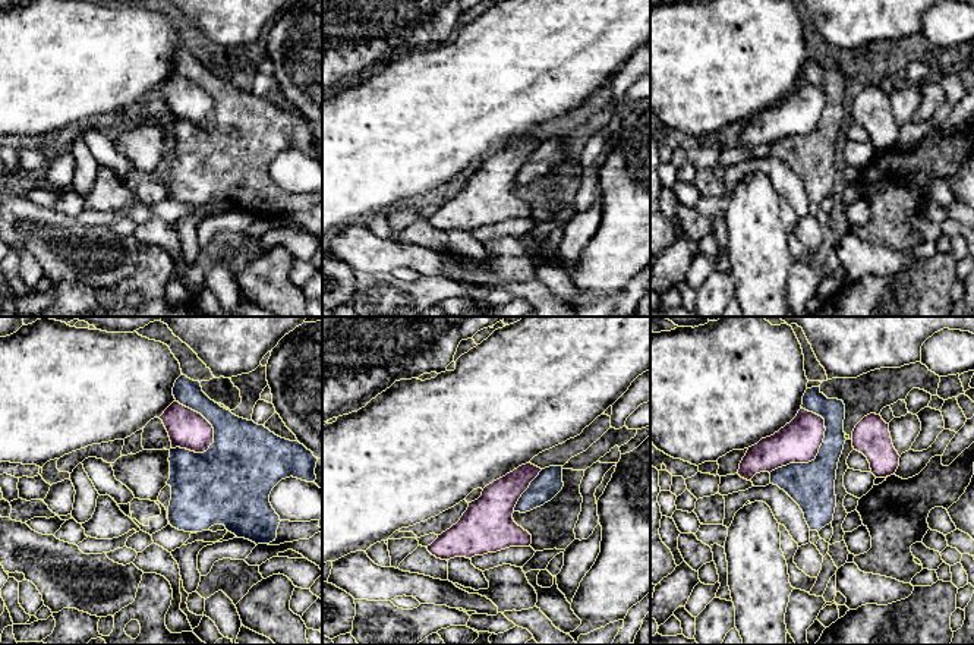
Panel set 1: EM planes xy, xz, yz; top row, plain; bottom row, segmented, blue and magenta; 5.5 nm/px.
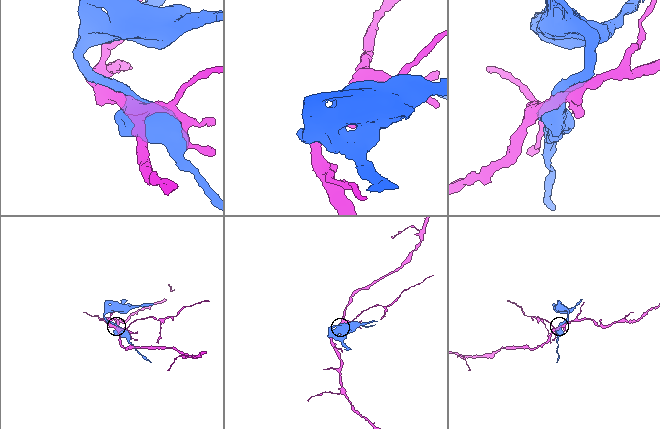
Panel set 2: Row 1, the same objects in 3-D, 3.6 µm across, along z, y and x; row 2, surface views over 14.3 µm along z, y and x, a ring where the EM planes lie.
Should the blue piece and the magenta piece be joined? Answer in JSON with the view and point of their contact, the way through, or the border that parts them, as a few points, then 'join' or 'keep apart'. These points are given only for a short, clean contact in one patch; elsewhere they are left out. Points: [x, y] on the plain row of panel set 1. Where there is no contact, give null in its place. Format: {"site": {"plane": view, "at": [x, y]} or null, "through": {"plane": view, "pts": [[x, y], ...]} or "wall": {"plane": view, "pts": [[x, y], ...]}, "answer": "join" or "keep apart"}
{"site": {"plane": "yz", "at": [815, 131]}, "answer": "keep apart"}

